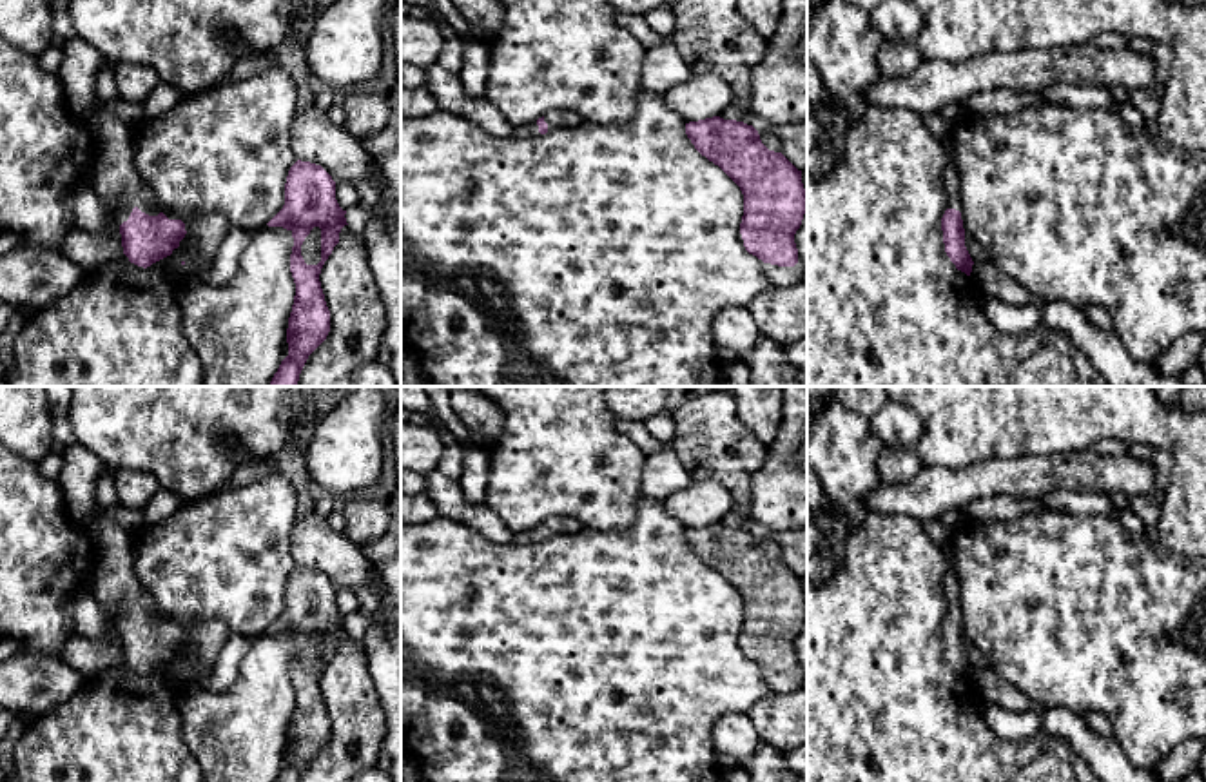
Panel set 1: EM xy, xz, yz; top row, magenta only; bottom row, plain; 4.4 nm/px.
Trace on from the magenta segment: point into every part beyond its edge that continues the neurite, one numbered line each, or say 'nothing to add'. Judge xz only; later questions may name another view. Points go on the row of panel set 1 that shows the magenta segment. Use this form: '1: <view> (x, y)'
1: xz (554, 118)

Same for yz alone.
1: yz (951, 180)

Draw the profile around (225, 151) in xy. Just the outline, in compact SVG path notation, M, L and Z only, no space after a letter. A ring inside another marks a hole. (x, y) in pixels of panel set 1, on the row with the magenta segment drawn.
M279 65L241 80L210 87L181 100L156 120L132 125L132 163L152 189L156 203L178 220L221 214L230 227L256 230L285 205L285 183L297 161L290 129L297 112L297 87Z

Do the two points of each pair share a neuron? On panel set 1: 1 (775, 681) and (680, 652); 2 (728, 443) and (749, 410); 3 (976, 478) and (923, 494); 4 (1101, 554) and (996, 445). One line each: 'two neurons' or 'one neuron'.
1: two neurons
2: two neurons
3: one neuron
4: two neurons

